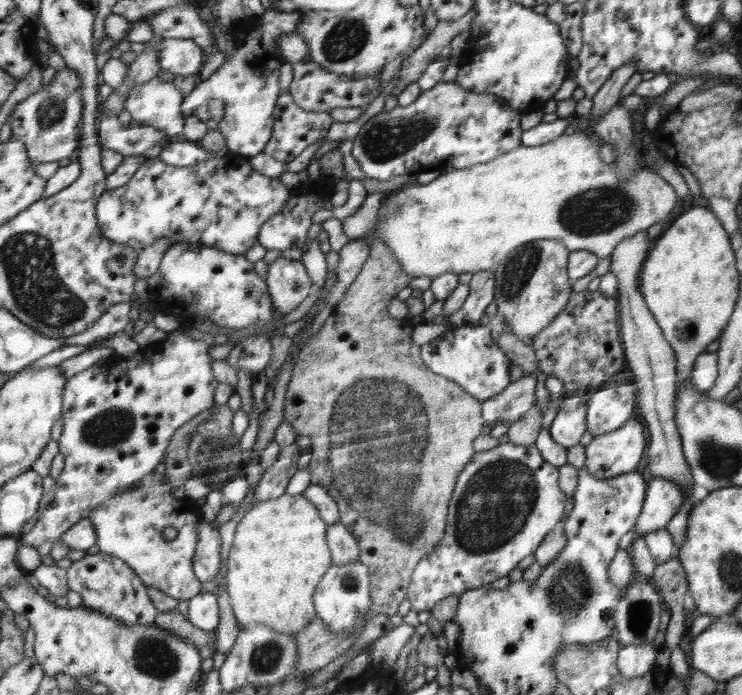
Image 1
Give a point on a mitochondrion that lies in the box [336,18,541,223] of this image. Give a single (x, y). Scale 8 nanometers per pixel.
(385, 141)

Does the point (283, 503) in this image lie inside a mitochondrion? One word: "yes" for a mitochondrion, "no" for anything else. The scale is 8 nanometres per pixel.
no

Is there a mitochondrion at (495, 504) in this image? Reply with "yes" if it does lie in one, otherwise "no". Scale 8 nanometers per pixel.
yes

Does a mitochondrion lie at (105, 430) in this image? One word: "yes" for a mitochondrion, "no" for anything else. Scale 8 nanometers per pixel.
yes

